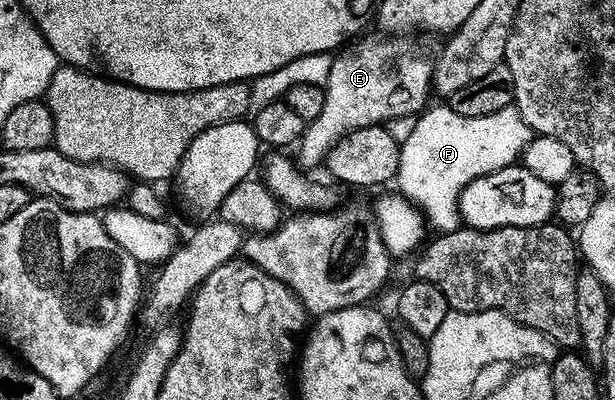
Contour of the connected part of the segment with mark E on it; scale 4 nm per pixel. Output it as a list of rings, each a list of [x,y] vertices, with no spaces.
[[[378,34],[372,39],[360,38],[355,41],[360,43],[352,42],[344,46],[332,58],[329,77],[323,87],[325,105],[321,108],[321,117],[306,124],[303,138],[297,144],[297,163],[300,168],[310,169],[318,163],[320,166],[326,160],[331,146],[350,131],[386,125],[406,115],[418,116],[428,106],[427,94],[430,96],[433,91],[432,56],[427,56],[422,45],[415,40],[418,38],[410,34]]]

